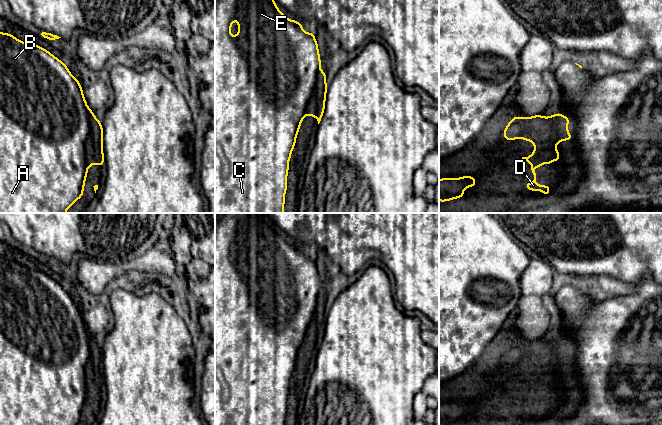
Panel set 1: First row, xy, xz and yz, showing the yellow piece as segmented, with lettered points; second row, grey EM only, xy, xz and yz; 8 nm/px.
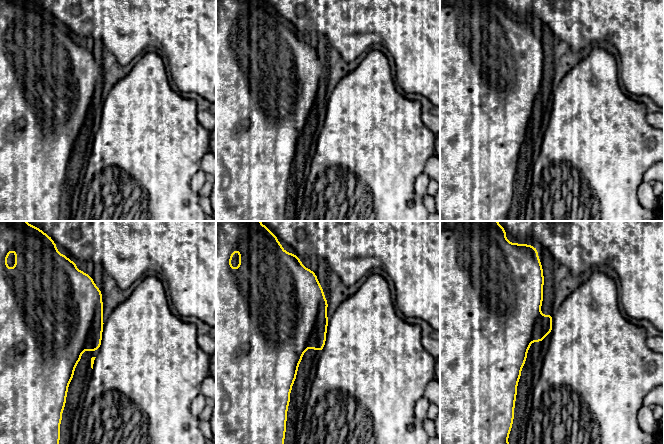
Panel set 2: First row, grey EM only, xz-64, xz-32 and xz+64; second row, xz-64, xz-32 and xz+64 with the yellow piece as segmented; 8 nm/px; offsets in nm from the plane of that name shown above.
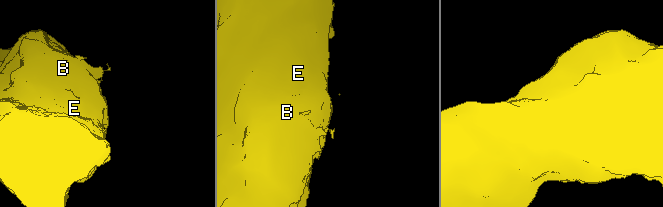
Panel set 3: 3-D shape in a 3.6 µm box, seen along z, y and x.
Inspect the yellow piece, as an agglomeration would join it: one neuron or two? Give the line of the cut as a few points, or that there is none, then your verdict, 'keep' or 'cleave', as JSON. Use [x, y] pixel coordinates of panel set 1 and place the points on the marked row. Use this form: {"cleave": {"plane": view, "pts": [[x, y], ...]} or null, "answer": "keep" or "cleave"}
{"cleave": {"plane": "xz", "pts": [[326, 87], [315, 89], [312, 92], [306, 108], [308, 112]]}, "answer": "cleave"}

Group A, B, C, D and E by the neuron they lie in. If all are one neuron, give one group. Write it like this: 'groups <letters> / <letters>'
groups A B C E / D

